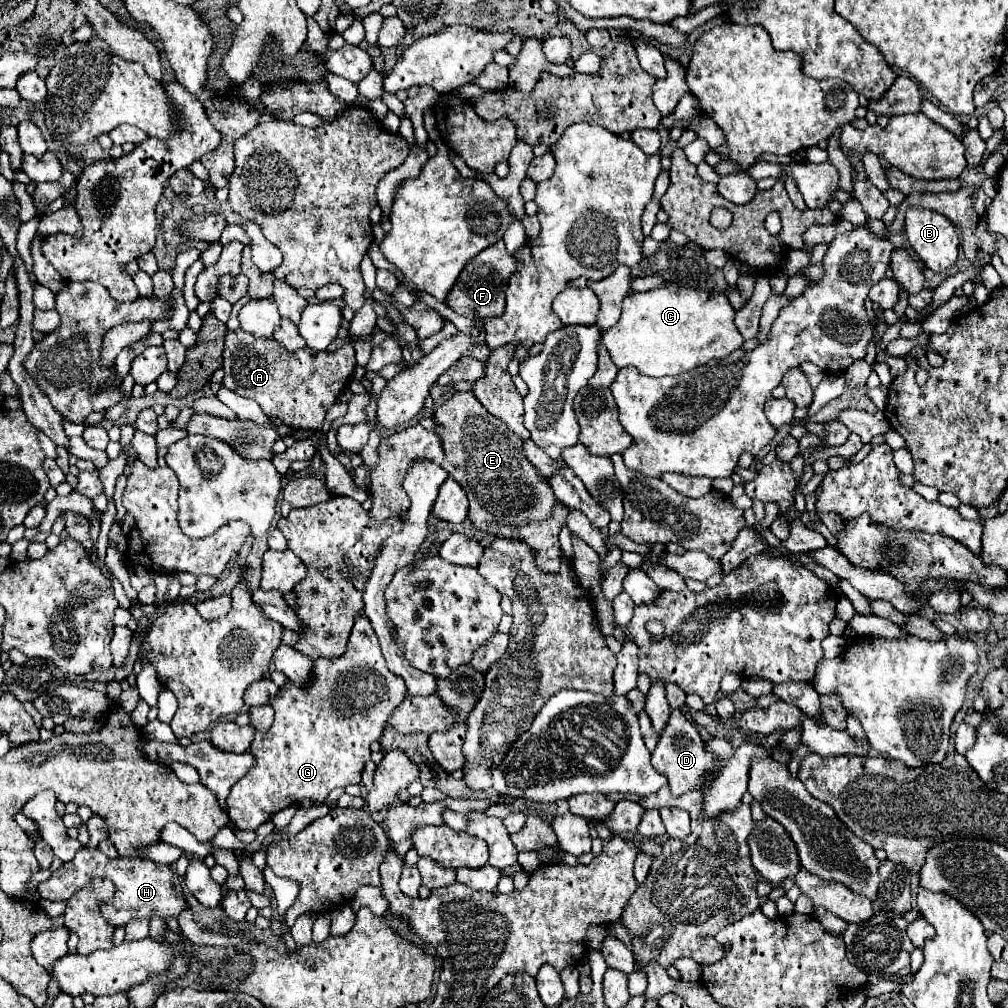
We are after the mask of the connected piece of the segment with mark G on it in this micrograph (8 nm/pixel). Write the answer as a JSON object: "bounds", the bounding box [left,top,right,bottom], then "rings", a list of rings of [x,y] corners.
{"bounds":[227,611,405,831],"rings":[[[363,611],[357,613],[347,651],[339,659],[317,659],[315,683],[311,683],[307,691],[299,691],[299,687],[287,681],[287,685],[275,697],[275,703],[271,705],[275,709],[275,721],[265,735],[259,731],[255,733],[249,749],[255,755],[255,765],[233,785],[227,797],[227,813],[231,821],[243,831],[255,831],[259,825],[269,821],[285,807],[299,805],[299,801],[303,799],[323,803],[333,789],[359,783],[361,771],[371,759],[369,745],[381,737],[383,727],[387,725],[387,717],[391,715],[393,707],[403,701],[405,693],[405,681],[387,669],[385,657],[369,619]]]}

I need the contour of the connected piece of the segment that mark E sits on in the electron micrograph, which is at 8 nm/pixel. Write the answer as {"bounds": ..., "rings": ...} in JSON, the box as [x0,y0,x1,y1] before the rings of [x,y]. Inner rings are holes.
{"bounds":[435,393,567,571],"rings":[[[455,393],[451,399],[447,399],[435,413],[435,421],[441,425],[437,429],[439,437],[443,439],[445,459],[441,467],[463,485],[467,499],[469,499],[469,519],[483,531],[491,531],[497,537],[507,539],[521,539],[529,543],[537,551],[537,563],[541,571],[559,571],[561,567],[561,547],[559,547],[559,531],[565,525],[567,519],[567,507],[563,507],[547,481],[541,479],[541,475],[535,471],[535,467],[527,461],[523,455],[521,439],[507,429],[507,425],[501,419],[495,419],[487,409],[475,399],[473,393]]]}

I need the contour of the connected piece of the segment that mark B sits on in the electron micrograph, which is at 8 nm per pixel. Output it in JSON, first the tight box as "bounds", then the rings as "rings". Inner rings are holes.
{"bounds":[905,207,959,273],"rings":[[[909,207],[905,213],[905,233],[925,267],[941,273],[957,261],[959,235],[939,211]]]}

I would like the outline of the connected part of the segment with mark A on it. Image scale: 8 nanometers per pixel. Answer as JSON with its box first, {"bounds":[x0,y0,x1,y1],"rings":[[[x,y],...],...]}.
{"bounds":[223,331,357,431],"rings":[[[229,331],[225,337],[225,351],[223,351],[223,385],[235,391],[241,397],[249,397],[259,403],[265,415],[277,417],[281,423],[289,425],[293,431],[321,431],[325,425],[327,411],[337,403],[341,393],[347,389],[347,381],[353,375],[357,361],[353,343],[339,347],[337,351],[315,351],[309,347],[297,349],[295,353],[287,351],[283,345],[275,343],[275,339],[257,339],[247,335],[245,331]]]}

